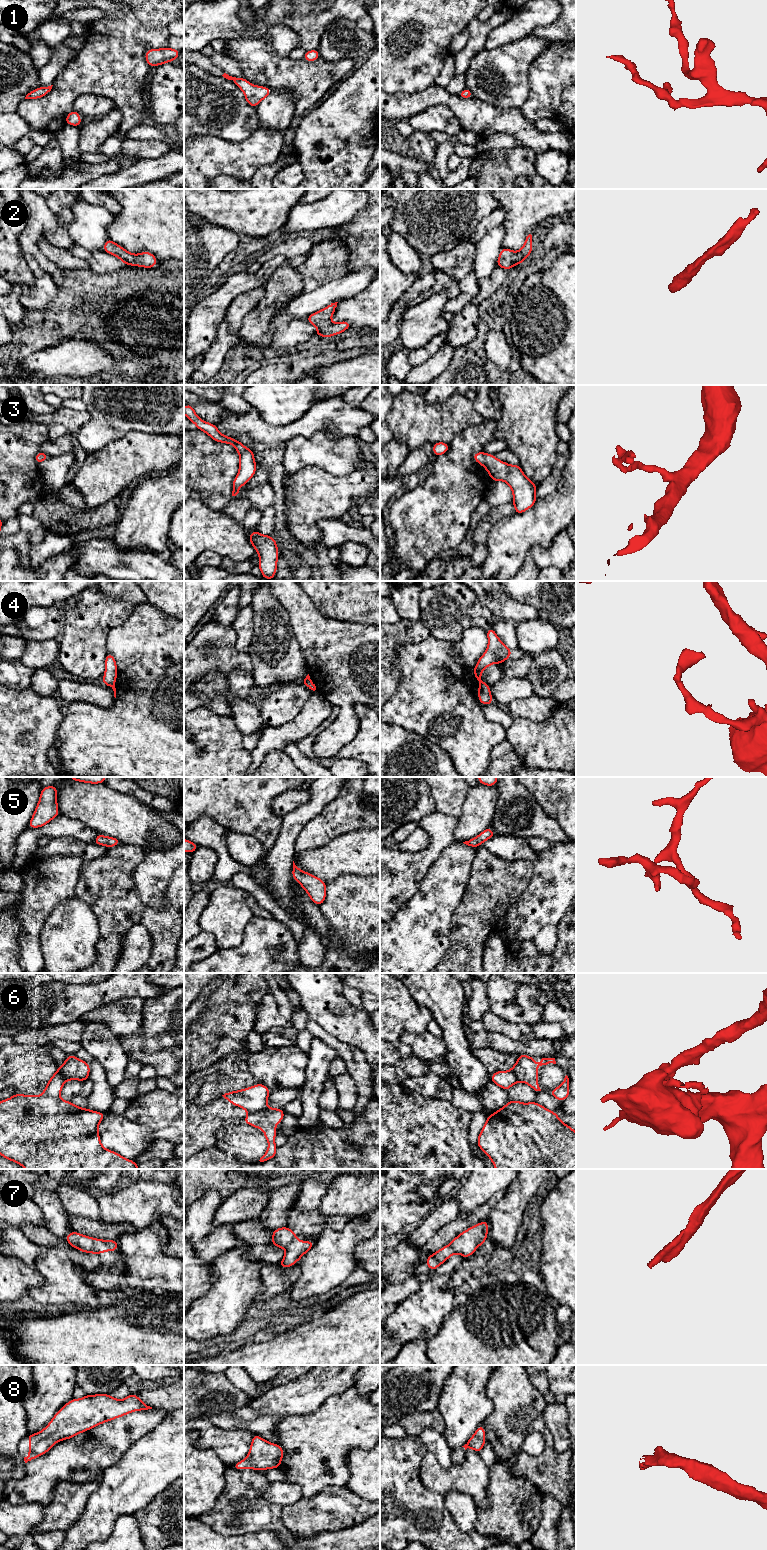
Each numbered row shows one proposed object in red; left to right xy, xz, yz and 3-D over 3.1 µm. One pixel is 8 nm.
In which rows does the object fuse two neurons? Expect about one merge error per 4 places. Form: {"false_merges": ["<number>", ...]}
{"false_merges": ["4", "6"]}

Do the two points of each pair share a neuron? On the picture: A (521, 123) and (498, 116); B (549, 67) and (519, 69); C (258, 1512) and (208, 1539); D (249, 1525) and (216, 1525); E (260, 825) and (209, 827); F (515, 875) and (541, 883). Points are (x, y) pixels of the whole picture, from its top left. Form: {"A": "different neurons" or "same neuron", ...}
{"A": "same neuron", "B": "different neurons", "C": "different neurons", "D": "same neuron", "E": "different neurons", "F": "different neurons"}

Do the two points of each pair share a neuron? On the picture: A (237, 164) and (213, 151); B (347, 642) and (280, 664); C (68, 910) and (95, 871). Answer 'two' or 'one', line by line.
A: one
B: two
C: two

